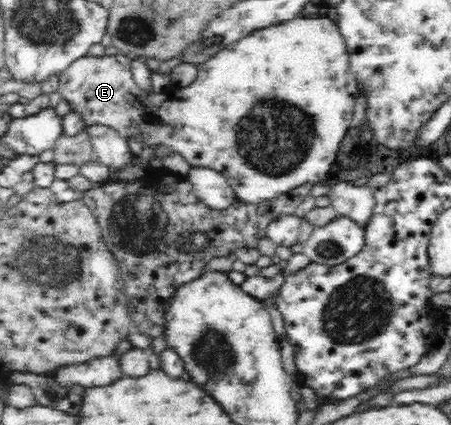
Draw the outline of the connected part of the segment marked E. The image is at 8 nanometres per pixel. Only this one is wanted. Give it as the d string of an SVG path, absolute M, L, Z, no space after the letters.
M325 16L302 17L278 24L276 27L268 27L257 30L247 37L233 42L228 49L222 49L220 53L216 53L212 59L208 59L205 63L197 65L198 77L192 85L185 87L167 86L162 93L148 93L144 89L140 89L134 82L131 73L131 57L125 55L105 55L103 57L80 57L67 67L60 75L58 75L58 91L62 99L66 99L74 112L80 114L80 118L84 120L85 127L91 125L103 125L114 129L122 137L126 139L140 138L143 147L151 147L154 150L154 163L160 164L160 161L170 155L170 153L178 153L182 155L192 168L208 168L219 172L230 184L236 199L247 204L258 204L267 200L281 196L283 193L294 189L295 187L306 183L318 184L330 177L332 163L336 159L340 141L344 139L348 127L352 124L352 115L355 102L360 93L359 87L355 81L354 75L349 70L349 54L345 45L345 40L339 33L337 22Z

